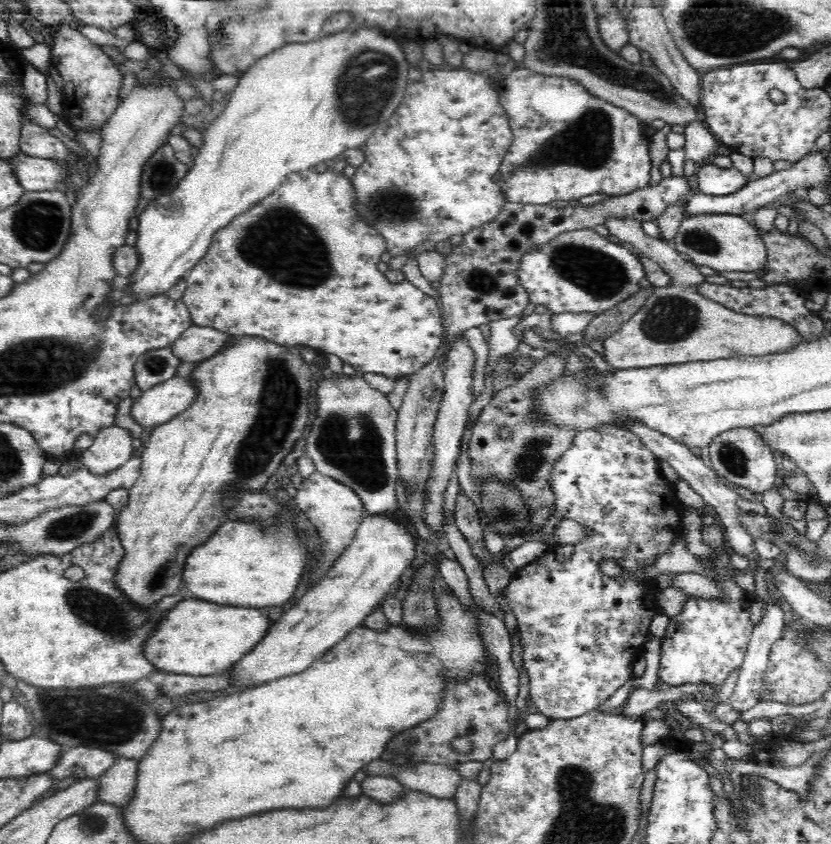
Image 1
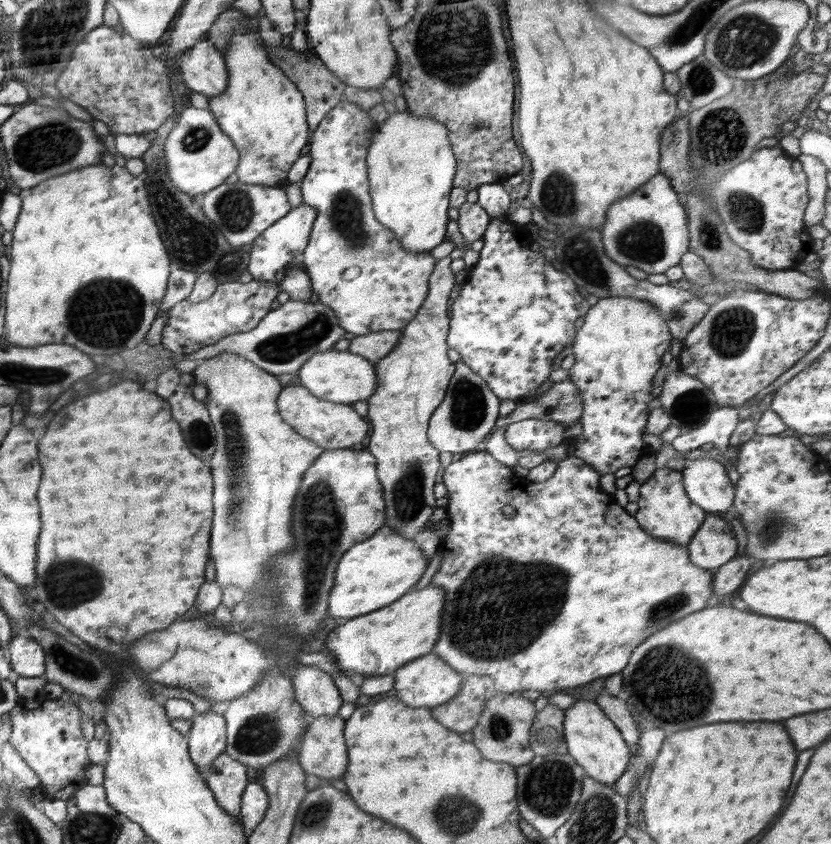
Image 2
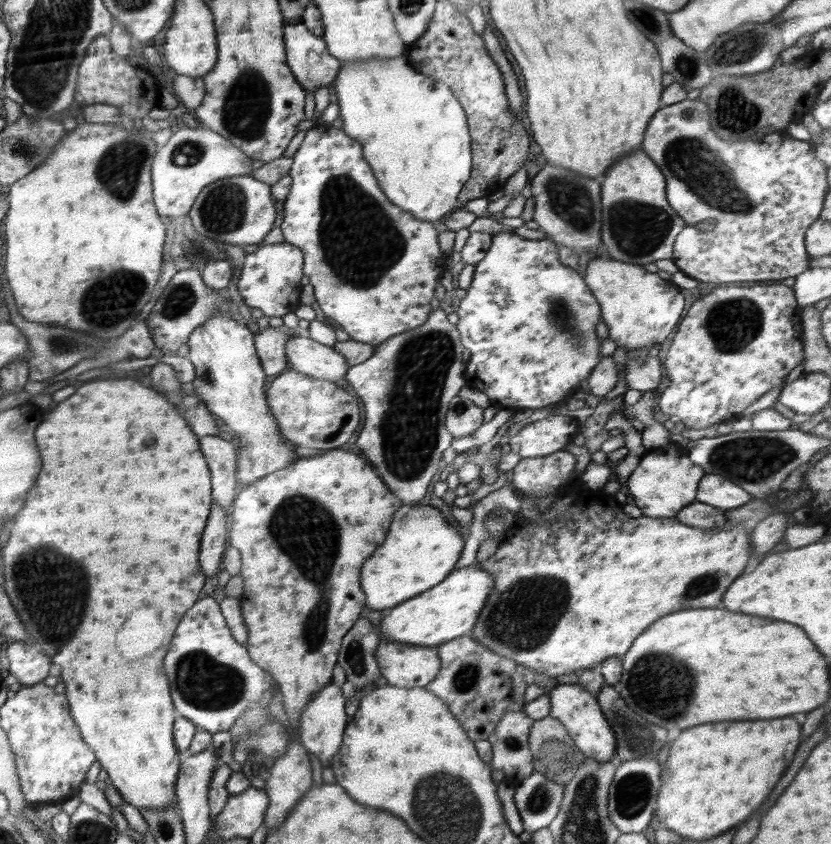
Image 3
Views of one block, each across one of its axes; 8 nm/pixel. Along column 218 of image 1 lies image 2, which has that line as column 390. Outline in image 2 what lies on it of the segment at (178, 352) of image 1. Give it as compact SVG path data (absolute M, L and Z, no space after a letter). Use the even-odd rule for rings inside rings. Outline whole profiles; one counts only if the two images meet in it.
M380 330L366 335L356 335L350 339L347 350L375 363L395 348L400 337L402 330Z

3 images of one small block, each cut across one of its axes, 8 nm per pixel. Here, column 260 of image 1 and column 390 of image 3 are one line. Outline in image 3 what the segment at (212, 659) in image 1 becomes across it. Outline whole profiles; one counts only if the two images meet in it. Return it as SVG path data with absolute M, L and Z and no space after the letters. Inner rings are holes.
M475 563L455 568L440 584L392 607L381 622L379 636L381 640L425 647L454 640L471 632L494 587L494 577Z

